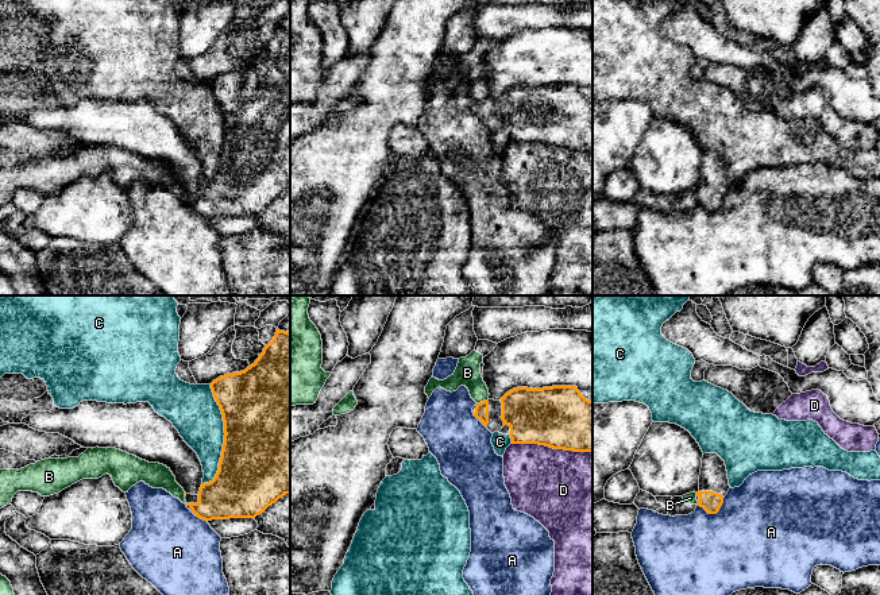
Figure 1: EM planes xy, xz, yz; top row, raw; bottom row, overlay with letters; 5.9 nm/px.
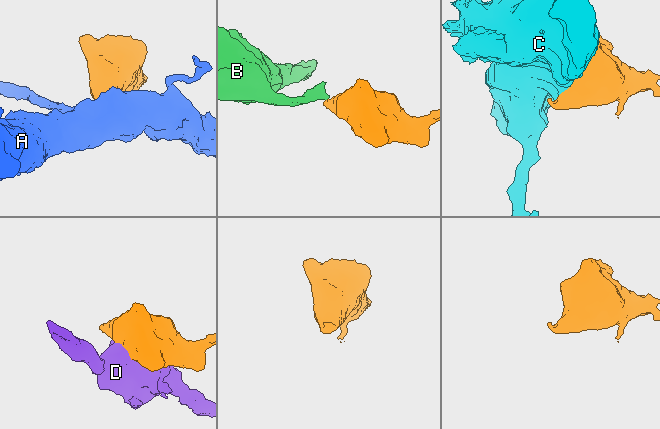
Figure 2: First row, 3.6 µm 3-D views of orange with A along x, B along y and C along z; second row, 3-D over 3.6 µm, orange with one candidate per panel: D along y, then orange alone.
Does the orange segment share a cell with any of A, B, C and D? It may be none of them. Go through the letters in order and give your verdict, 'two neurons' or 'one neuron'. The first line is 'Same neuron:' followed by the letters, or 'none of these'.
Same neuron: none of these
A: two neurons
B: two neurons
C: two neurons
D: two neurons

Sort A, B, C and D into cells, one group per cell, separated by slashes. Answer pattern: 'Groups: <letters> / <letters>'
Groups: A / B / C / D

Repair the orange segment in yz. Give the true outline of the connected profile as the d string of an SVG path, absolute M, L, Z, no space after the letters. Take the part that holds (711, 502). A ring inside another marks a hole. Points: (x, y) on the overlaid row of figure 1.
M705 453L699 475L698 506L717 514L730 486L725 461L717 453Z

